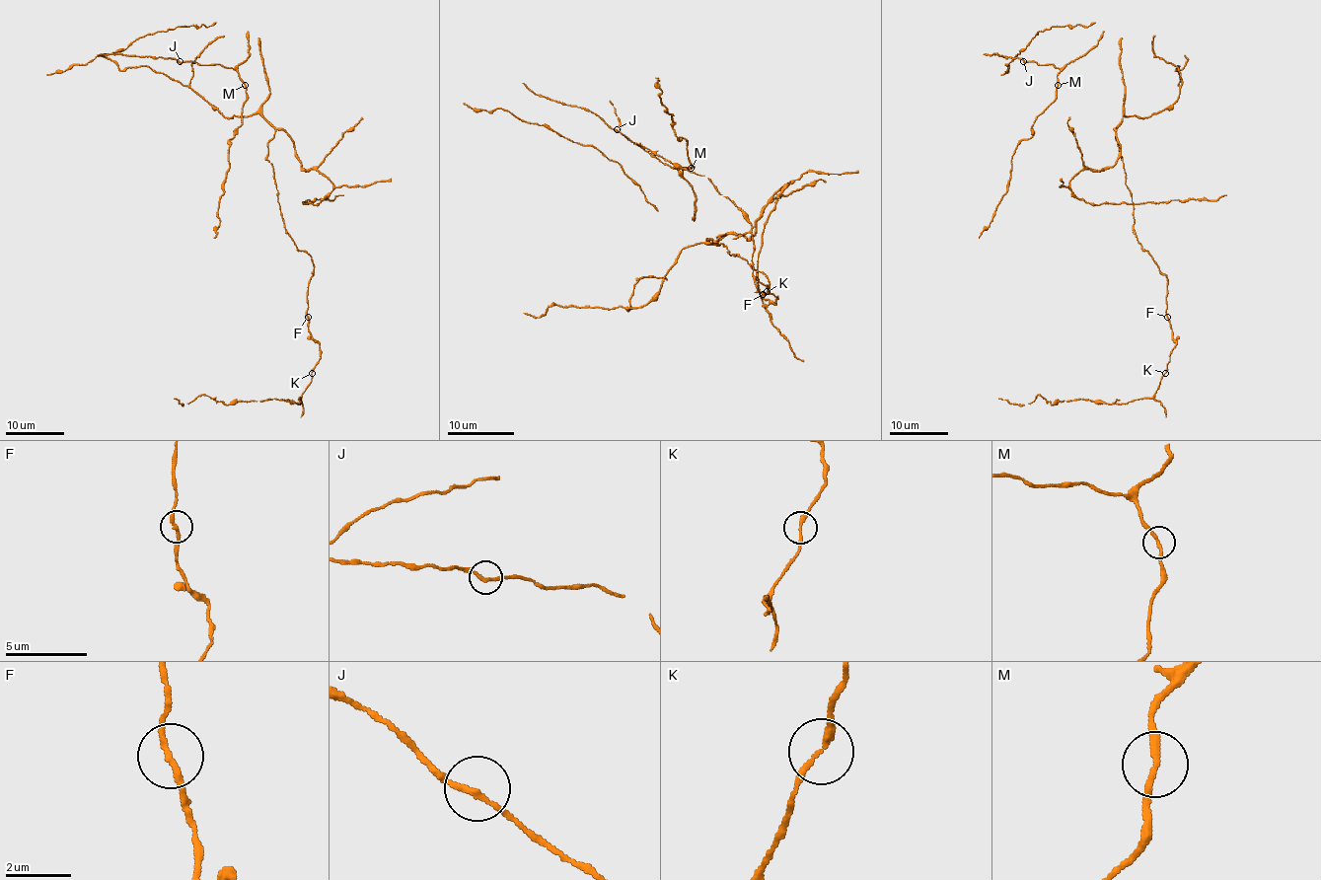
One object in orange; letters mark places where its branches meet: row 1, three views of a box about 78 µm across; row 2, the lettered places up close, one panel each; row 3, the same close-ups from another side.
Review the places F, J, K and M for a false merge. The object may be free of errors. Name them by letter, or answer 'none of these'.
none of these

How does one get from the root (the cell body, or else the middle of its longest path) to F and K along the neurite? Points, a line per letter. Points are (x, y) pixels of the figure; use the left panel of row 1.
F: (273, 168), (285, 232), (298, 249), (311, 257), (314, 266), (307, 296), (308, 316)
K: (273, 168), (285, 232), (314, 266), (307, 318), (320, 360), (311, 373)

